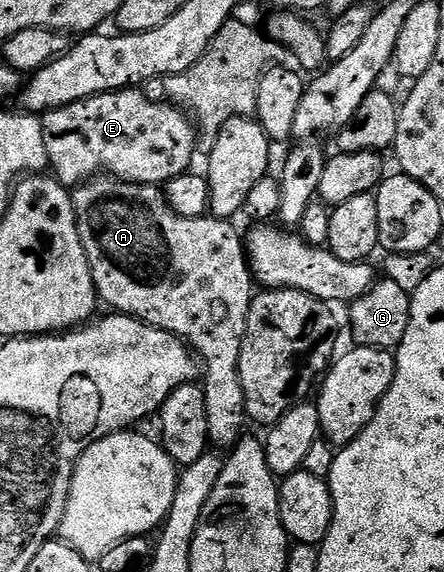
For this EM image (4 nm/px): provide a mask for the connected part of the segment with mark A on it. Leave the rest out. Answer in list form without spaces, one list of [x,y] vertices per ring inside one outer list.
[[[94,177],[82,182],[72,196],[79,237],[91,265],[91,277],[100,302],[104,306],[106,303],[114,312],[131,315],[164,331],[172,331],[185,340],[203,363],[205,358],[203,386],[209,442],[217,449],[236,447],[246,434],[247,416],[245,394],[239,377],[239,357],[241,342],[245,340],[249,306],[255,294],[255,280],[243,235],[232,227],[234,224],[228,219],[179,217],[179,213],[169,208],[164,190],[152,183],[125,183],[112,177]]]

